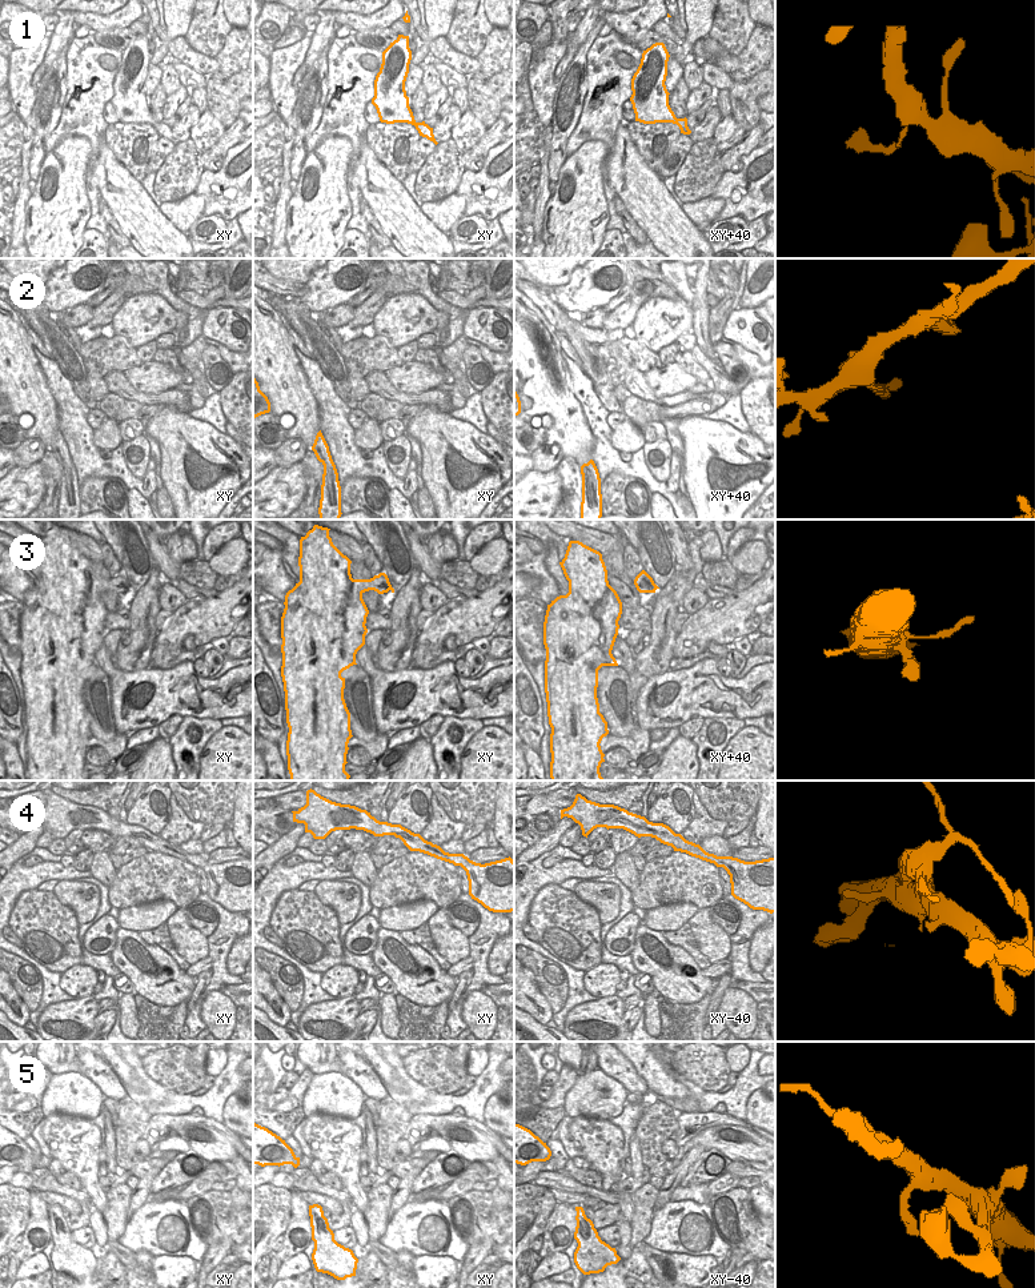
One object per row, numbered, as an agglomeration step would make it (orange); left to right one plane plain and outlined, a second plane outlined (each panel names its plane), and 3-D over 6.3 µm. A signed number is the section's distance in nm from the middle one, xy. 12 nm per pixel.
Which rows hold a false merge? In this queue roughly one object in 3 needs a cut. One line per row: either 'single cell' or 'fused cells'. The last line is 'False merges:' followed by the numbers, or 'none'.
1: single cell
2: fused cells
3: single cell
4: fused cells
5: single cell
False merges: 2, 4

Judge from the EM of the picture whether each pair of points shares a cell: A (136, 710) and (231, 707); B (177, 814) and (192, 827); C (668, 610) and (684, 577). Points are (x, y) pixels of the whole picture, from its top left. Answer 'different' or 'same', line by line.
A: same
B: same
C: different

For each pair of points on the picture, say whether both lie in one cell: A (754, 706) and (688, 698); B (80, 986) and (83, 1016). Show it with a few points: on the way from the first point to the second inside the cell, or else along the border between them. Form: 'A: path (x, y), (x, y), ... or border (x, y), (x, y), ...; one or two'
A: path (738, 698), (703, 698); one
B: border (89, 995), (79, 998); two

